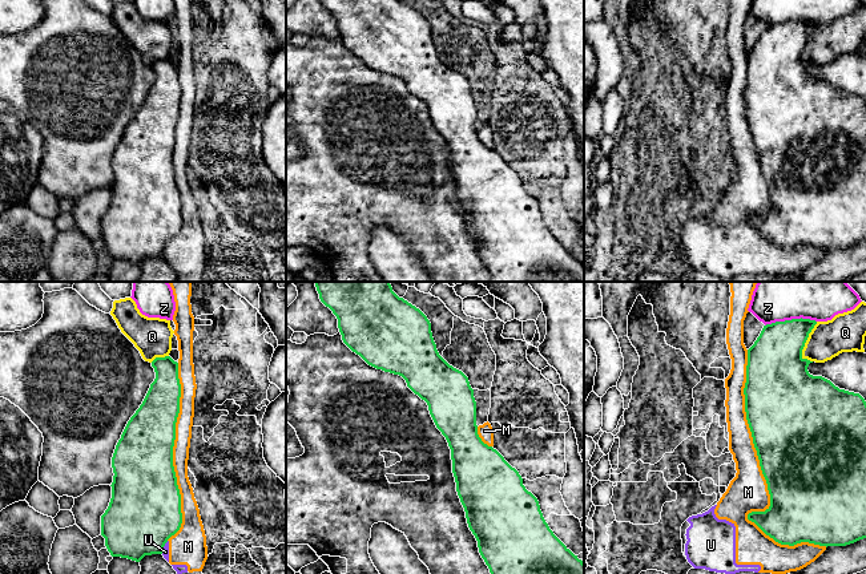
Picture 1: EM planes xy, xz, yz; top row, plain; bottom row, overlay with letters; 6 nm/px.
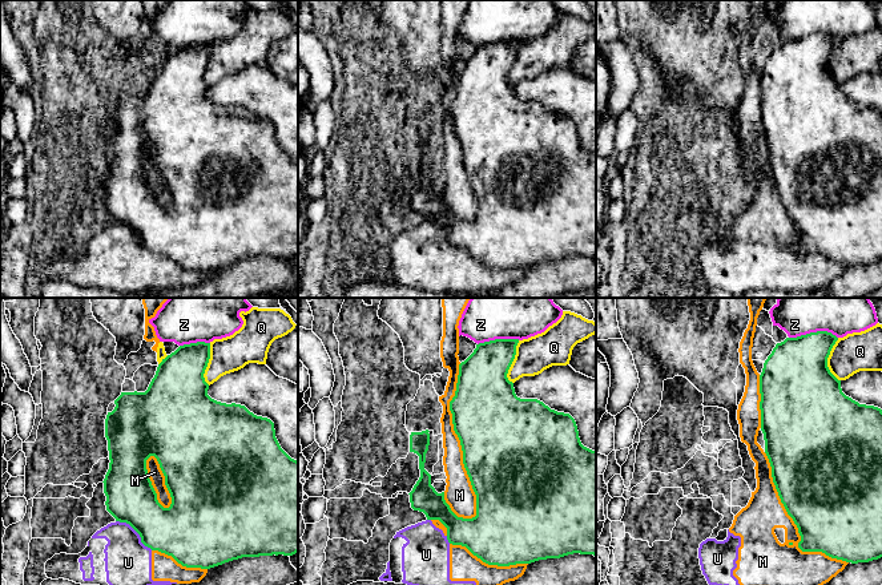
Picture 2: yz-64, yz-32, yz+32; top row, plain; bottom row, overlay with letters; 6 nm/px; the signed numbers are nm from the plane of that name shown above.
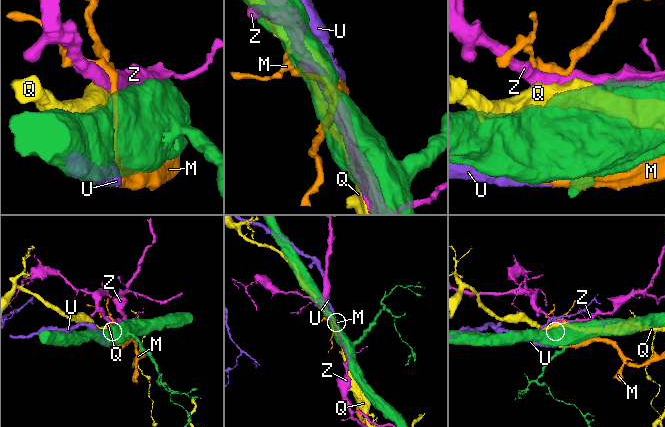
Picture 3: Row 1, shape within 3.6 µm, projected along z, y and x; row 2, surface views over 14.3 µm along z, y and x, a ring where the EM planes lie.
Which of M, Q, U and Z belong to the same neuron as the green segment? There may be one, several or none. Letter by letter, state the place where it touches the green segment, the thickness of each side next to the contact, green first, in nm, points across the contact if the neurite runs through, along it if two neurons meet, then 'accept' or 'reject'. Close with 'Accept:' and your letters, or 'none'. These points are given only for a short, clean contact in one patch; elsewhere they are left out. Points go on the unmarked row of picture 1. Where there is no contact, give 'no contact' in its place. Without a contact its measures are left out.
M: contact yz (765, 181); calibres 500 and 240 nm; reject
Q: contact yz (805, 44); calibres 360 and 240 nm; reject
U: contact xy (162, 250); calibres 440 and 50 nm; reject
Z: contact yz (792, 21); calibres 320 and 160 nm; reject
Accept: none

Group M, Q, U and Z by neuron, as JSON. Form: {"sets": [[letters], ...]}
{"sets": [["M", "U"], ["Q"], ["Z"]]}

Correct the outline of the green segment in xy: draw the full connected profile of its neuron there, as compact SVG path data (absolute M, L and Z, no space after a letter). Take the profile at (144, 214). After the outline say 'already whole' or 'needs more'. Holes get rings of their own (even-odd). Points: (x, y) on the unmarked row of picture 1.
M170 58L152 64L156 81L136 116L128 124L113 159L112 201L101 218L101 238L112 259L140 264L145 258L162 256L168 242L182 226L181 197L173 169L176 125L181 86L178 65Z; already whole

